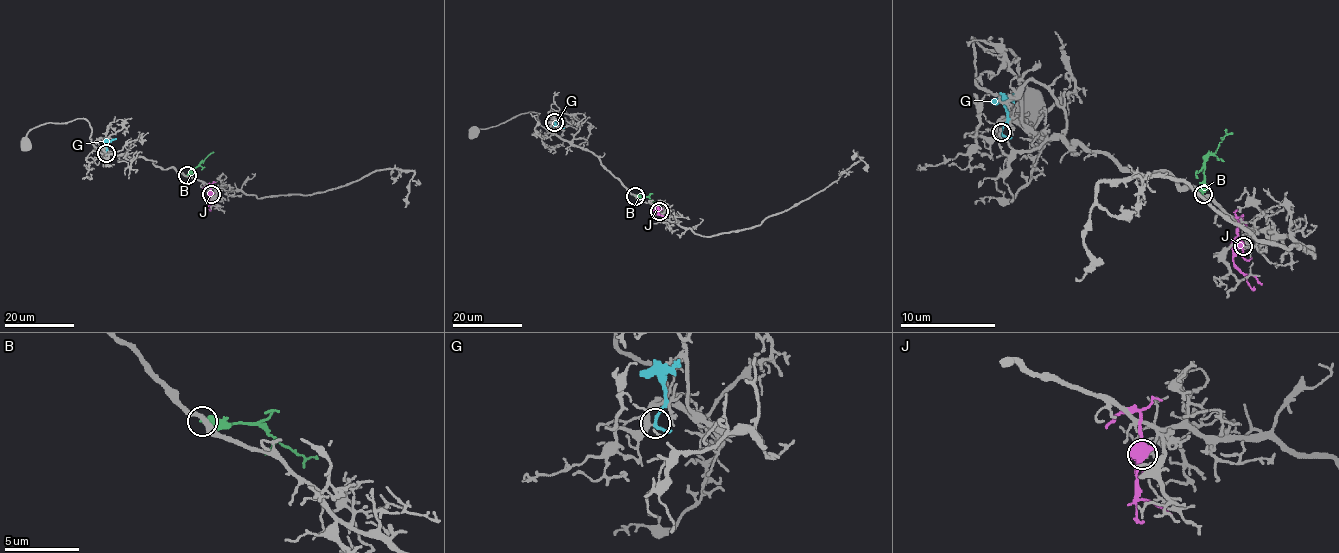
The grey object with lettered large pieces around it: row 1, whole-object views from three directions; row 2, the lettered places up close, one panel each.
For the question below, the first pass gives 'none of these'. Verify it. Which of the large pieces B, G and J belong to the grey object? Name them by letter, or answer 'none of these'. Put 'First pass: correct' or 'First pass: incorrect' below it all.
none of these
First pass: correct

